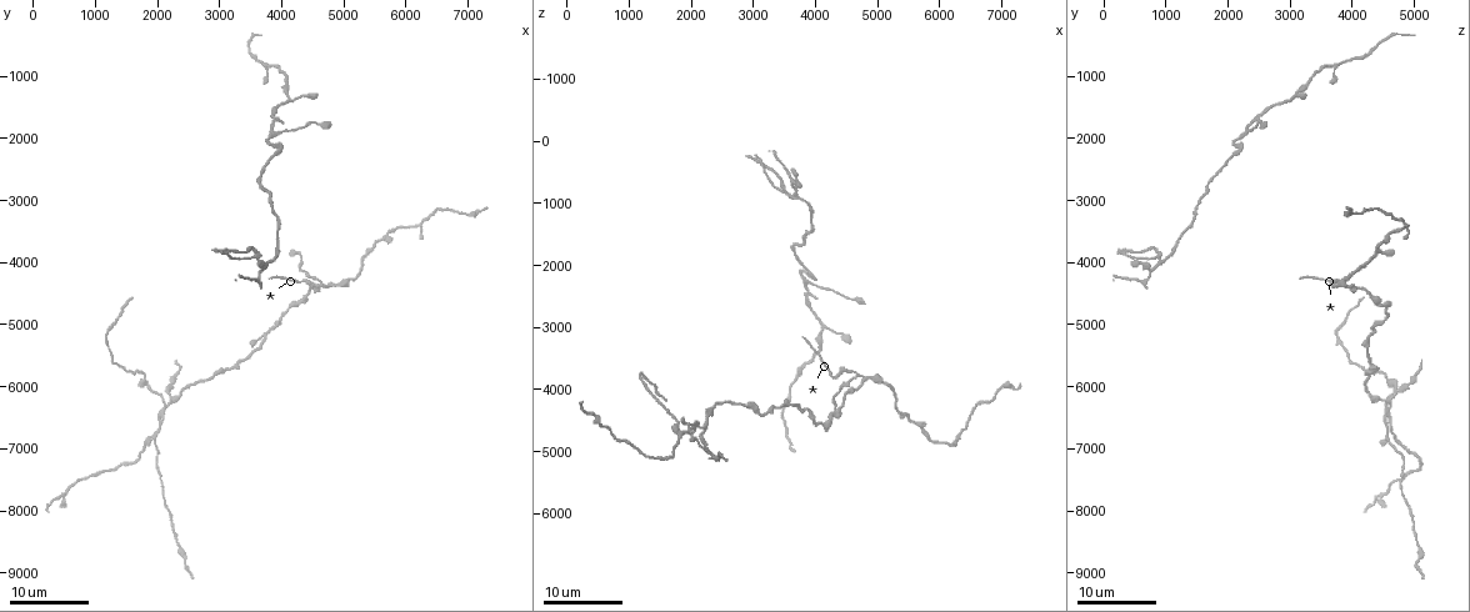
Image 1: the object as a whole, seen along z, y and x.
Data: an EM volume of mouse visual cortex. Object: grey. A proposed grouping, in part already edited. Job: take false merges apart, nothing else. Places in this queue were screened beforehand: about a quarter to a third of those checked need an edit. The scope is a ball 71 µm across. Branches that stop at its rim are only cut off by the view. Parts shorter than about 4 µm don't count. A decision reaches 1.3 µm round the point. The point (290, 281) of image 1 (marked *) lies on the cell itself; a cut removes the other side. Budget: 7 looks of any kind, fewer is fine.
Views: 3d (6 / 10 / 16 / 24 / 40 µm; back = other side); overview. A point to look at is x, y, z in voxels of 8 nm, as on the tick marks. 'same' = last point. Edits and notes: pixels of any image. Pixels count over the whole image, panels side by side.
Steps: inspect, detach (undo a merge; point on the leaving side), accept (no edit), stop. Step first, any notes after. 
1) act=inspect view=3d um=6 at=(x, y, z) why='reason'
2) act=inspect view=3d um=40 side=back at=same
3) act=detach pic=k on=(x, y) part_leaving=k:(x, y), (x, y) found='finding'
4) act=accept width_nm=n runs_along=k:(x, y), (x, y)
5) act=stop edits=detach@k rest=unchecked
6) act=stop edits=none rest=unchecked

act=inspect view=3d um=16 at=(3850, 1900, 2250) why='three arms meet'

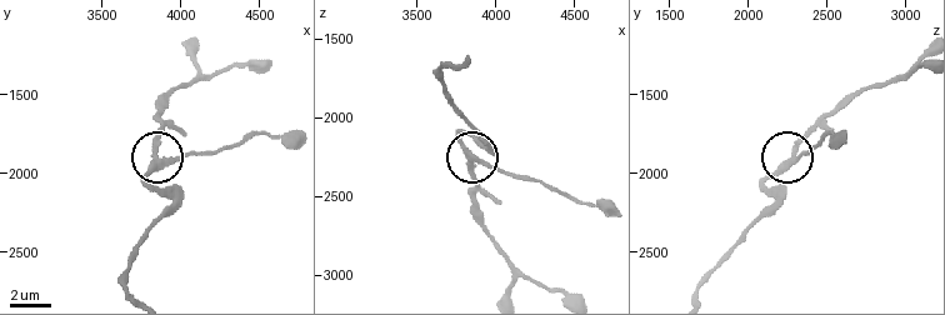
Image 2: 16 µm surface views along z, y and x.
act=inspect view=3d um=6 at=(3880, 1920, 2280)

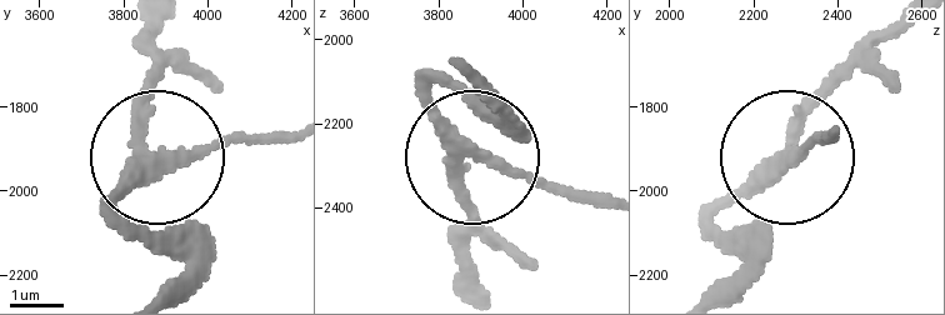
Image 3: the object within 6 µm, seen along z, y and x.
act=accept found='one cell here'

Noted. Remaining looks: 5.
act=inspect view=3d um=16 at=(3700, 4050, 900) why='three-way junction'

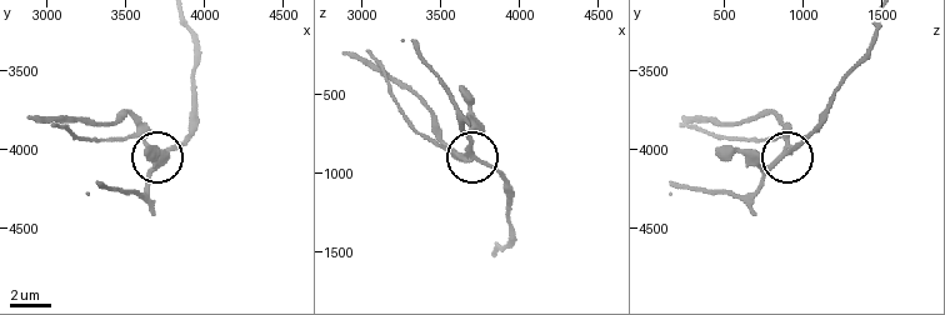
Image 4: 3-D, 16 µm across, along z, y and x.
act=inspect view=3d um=6 at=(3680, 4020, 880)

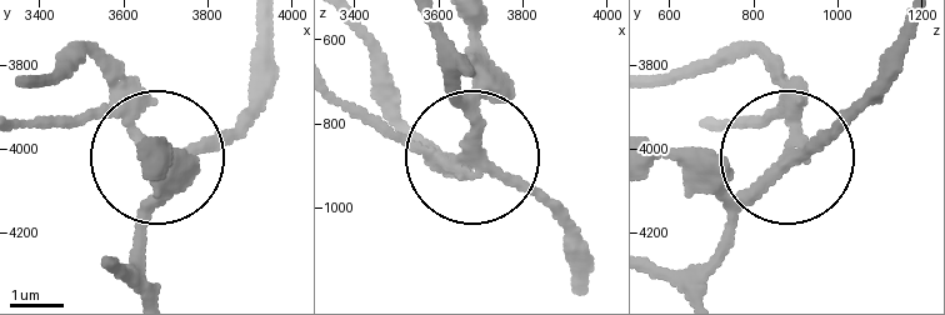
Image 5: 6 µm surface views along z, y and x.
act=detach pic=5 on=(63, 116) part_leaving=5:(134, 109), (84, 60), (26, 73) found='two cells meet here'

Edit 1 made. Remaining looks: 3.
act=inspect view=overview why='see it whole again'

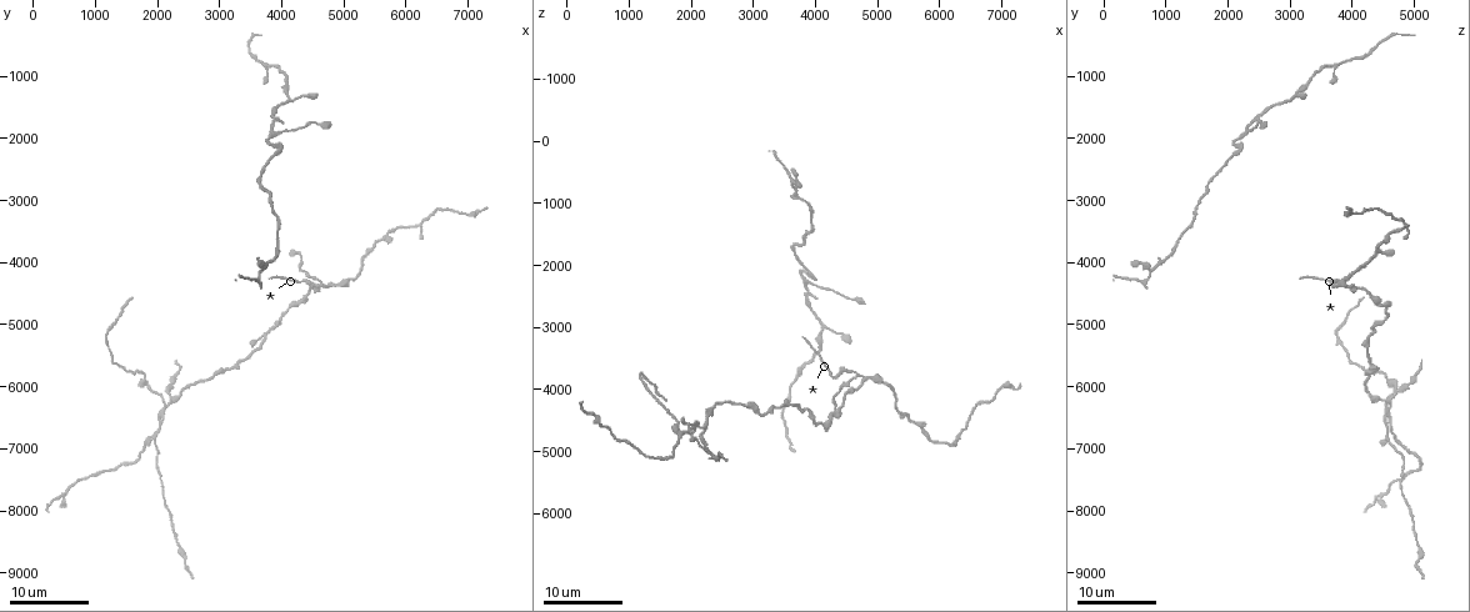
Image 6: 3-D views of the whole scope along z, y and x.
act=inspect view=3d um=16 at=(2150, 6350, 4550) why='arms part here'

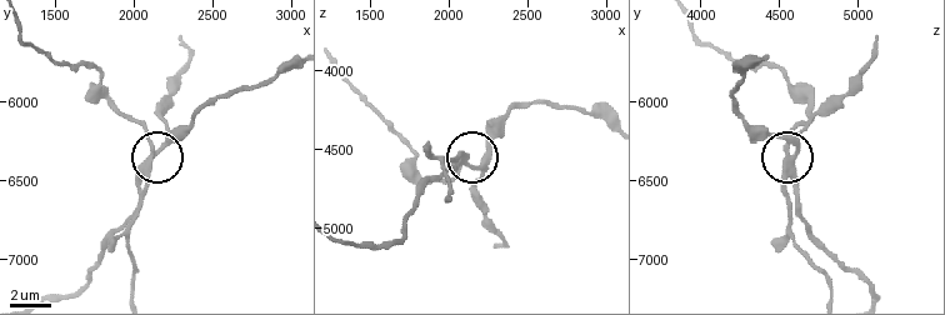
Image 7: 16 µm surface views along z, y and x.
act=inspect view=3d um=6 at=(2120, 6380, 4540)

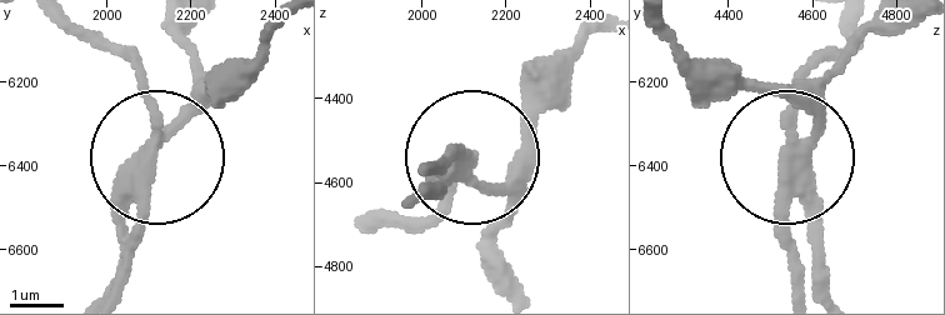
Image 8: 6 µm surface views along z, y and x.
act=detach pic=8 on=(140, 86) arms=3 found='a second cell is stuck on'

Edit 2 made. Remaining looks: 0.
act=stop edits=detach@5,detach@8 rest=unchecked

